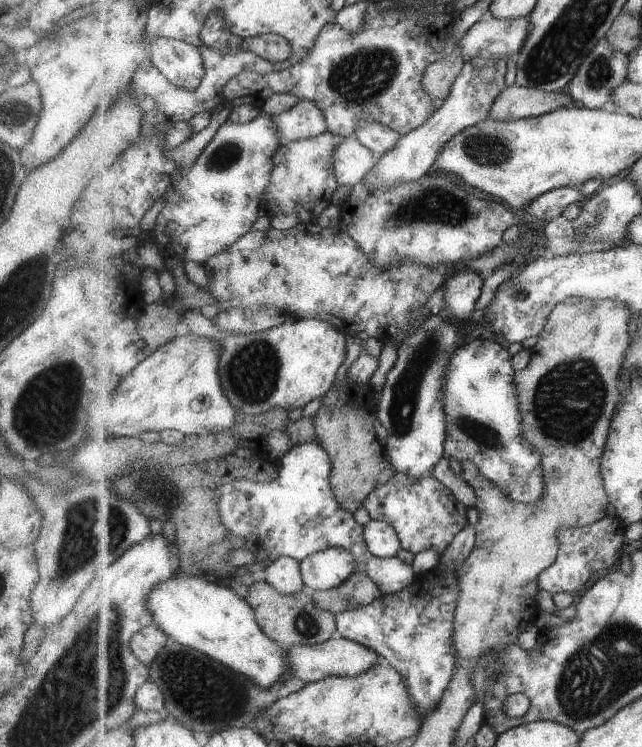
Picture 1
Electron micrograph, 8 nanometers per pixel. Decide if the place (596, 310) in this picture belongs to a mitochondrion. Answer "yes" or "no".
no

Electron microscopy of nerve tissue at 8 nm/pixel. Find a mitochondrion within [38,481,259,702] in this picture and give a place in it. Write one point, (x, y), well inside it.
(92, 528)

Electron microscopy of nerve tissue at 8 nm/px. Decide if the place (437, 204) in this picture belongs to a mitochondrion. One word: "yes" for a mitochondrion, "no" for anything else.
yes

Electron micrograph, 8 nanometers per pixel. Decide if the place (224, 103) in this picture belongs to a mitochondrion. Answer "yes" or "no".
no

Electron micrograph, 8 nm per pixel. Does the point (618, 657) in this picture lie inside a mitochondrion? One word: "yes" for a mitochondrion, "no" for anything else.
yes

